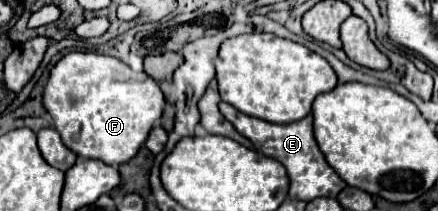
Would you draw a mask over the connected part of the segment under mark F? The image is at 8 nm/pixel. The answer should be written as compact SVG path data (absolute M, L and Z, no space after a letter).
M73 51L58 60L56 66L50 70L48 82L44 84L42 92L42 106L52 116L54 130L62 136L66 148L76 152L80 158L94 158L110 166L120 166L138 152L150 128L162 116L164 94L148 74L132 72L118 58L110 58L94 51Z

